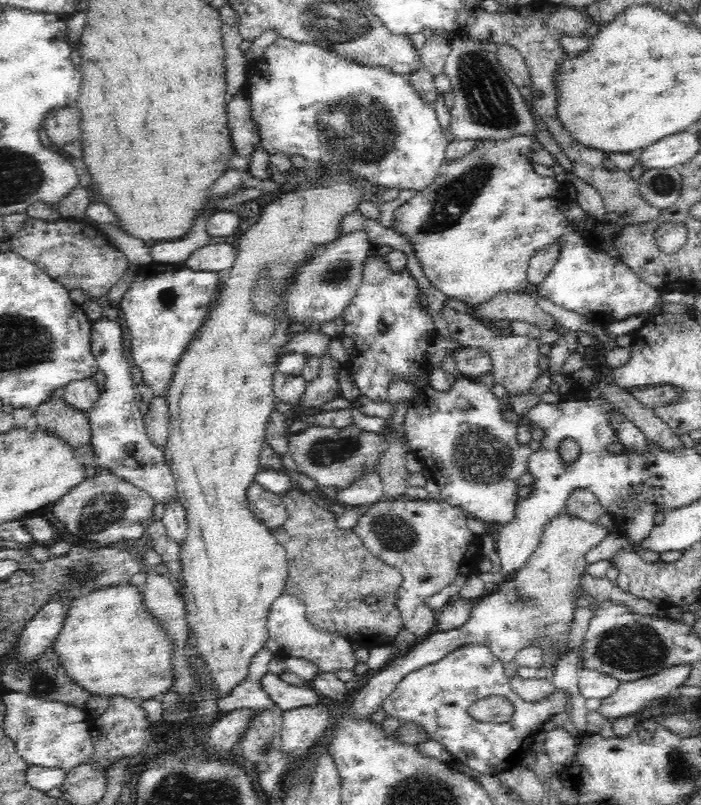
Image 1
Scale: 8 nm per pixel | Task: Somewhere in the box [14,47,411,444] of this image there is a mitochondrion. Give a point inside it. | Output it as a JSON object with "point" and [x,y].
{"point":[361,130]}

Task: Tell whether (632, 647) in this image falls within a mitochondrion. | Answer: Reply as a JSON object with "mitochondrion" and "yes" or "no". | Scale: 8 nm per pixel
{"mitochondrion":"yes"}

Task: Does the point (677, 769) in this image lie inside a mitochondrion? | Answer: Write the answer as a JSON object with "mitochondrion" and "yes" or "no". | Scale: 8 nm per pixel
{"mitochondrion":"yes"}

